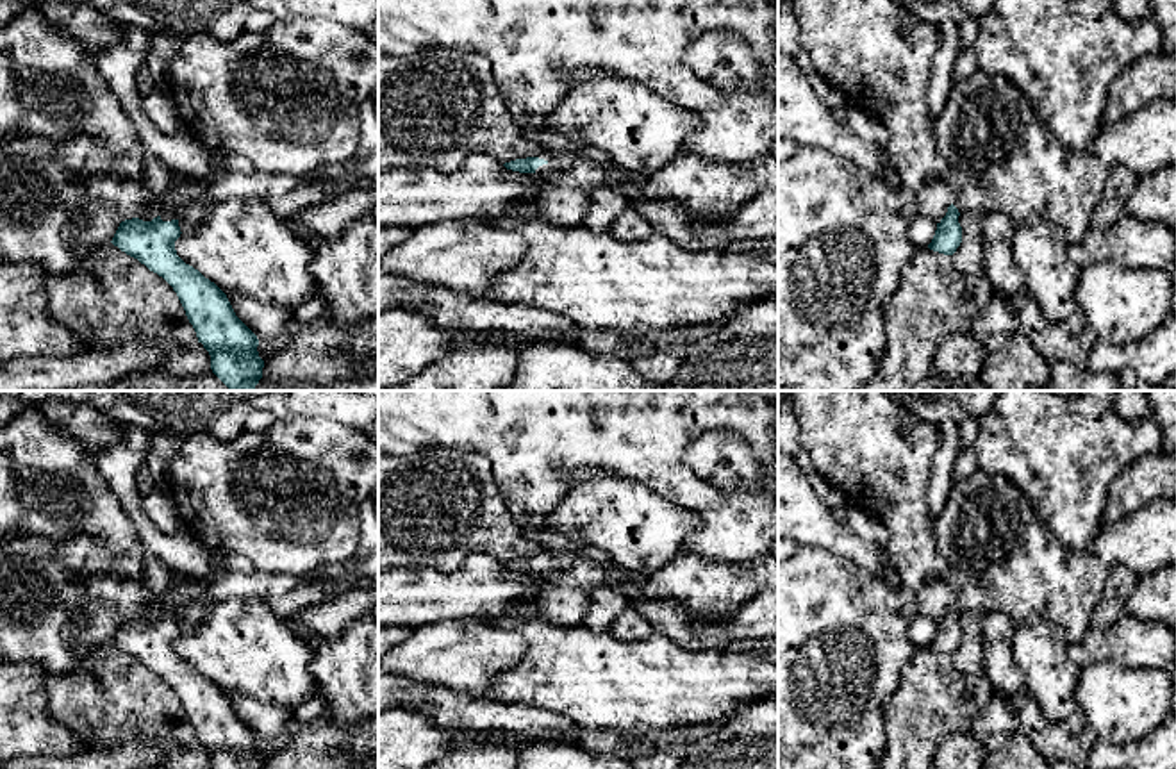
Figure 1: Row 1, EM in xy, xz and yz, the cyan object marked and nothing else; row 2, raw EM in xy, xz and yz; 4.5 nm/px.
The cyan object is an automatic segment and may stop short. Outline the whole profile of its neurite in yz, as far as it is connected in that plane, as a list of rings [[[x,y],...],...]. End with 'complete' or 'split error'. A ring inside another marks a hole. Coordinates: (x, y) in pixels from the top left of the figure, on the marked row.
[[[980,70],[953,84],[942,112],[932,121],[935,148],[948,166],[953,202],[937,223],[930,250],[953,255],[962,243],[962,212],[1005,214],[1014,227],[1030,214],[1056,223],[1067,244],[1085,241],[1110,166],[1090,150],[1062,145],[1039,120],[1026,95],[1006,77]]]; split error

